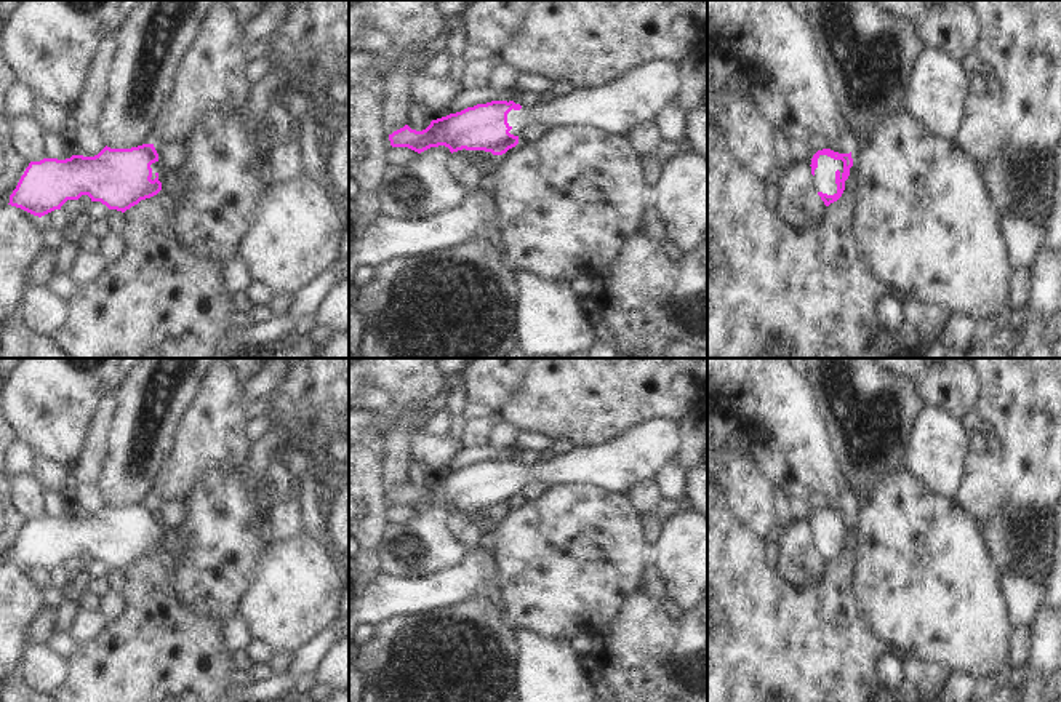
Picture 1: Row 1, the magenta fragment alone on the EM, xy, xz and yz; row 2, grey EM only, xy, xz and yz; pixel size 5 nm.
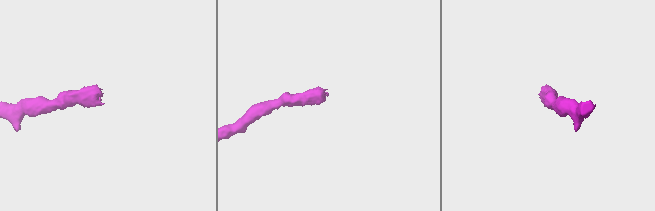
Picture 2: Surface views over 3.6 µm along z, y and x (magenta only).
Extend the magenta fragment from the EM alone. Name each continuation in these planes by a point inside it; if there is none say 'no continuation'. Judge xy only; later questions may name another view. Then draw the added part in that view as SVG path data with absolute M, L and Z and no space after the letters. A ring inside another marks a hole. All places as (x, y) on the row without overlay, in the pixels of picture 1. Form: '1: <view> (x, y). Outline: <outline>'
1: xy (165, 536). Outline: M155 520L150 523L152 526L152 539L157 536L163 544L170 544L171 547L176 548L176 532L170 532L160 520Z

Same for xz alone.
1: xz (637, 456). Outline: M672 419L647 421L611 443L575 446L551 462L522 465L507 472L509 491L518 494L536 480L549 488L557 485L597 485L619 494L631 494L643 481L653 480L674 459L683 441Z

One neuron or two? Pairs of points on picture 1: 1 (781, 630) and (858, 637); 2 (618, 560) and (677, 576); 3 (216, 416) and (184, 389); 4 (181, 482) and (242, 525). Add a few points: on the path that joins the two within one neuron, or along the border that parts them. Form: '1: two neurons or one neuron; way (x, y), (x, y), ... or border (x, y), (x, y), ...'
1: one neuron; way (800, 637), (839, 637)
2: two neurons; border (655, 528), (652, 558)
3: two neurons; border (208, 374), (200, 394), (183, 418), (178, 432)
4: two neurons; border (224, 467), (213, 469), (184, 498)

